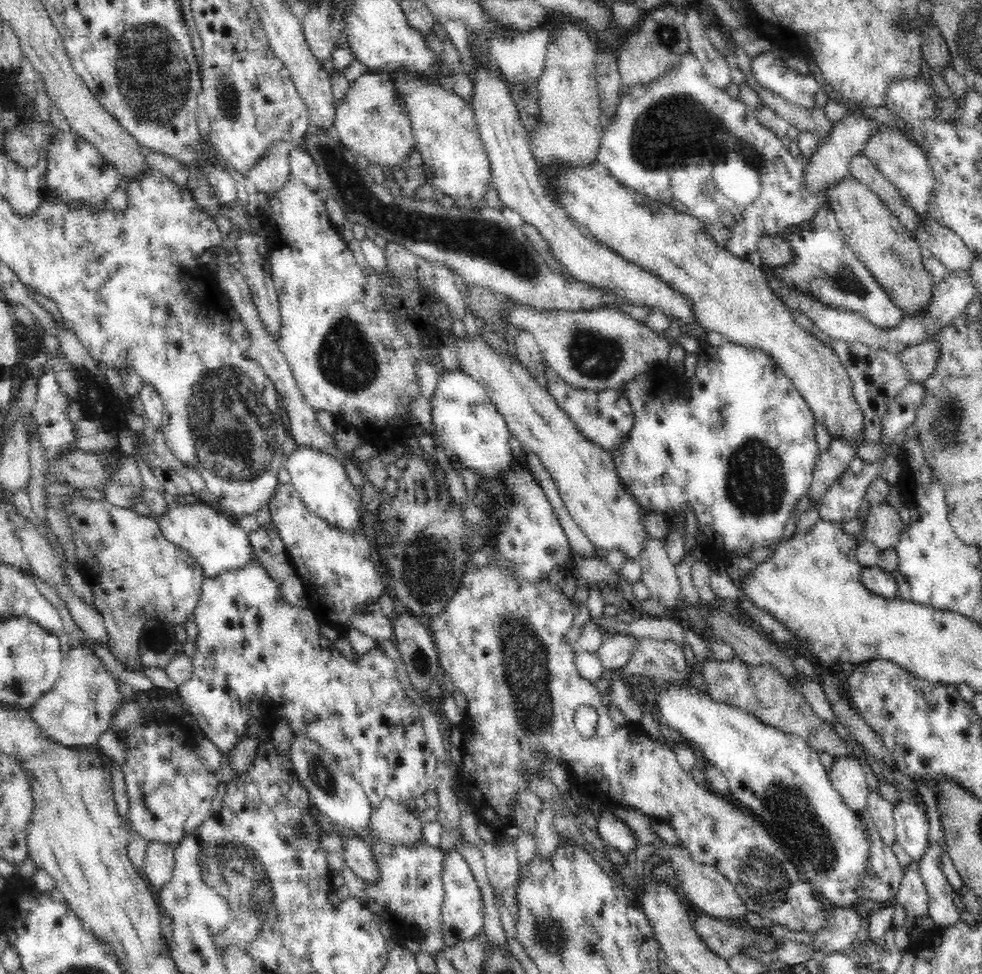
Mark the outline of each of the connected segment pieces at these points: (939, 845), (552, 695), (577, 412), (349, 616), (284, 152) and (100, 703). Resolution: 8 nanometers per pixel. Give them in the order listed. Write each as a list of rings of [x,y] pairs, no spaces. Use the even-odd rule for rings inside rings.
[[[940,836],[918,862],[918,875],[924,882],[929,901],[929,916],[935,925],[950,927],[961,922],[961,911],[955,906],[953,887],[942,872],[942,856],[949,854],[945,836]]]
[[[490,560],[484,566],[470,567],[465,572],[462,582],[458,585],[460,585],[460,590],[454,594],[454,598],[446,604],[446,608],[444,608],[440,614],[431,617],[429,623],[435,645],[437,646],[438,655],[440,655],[440,666],[442,666],[445,673],[450,676],[455,690],[462,692],[467,698],[468,710],[463,722],[460,724],[462,730],[462,764],[459,766],[460,780],[458,782],[459,790],[466,796],[467,803],[479,821],[482,820],[484,824],[488,824],[492,832],[502,832],[502,830],[514,826],[514,824],[516,824],[518,794],[530,788],[528,774],[530,774],[530,776],[538,776],[538,774],[540,774],[542,778],[548,778],[548,772],[544,772],[544,764],[546,764],[546,762],[552,762],[552,764],[558,764],[558,766],[562,766],[562,768],[566,770],[568,776],[571,778],[571,790],[576,795],[591,797],[610,806],[626,806],[632,808],[632,810],[642,812],[646,817],[652,816],[658,824],[662,824],[662,822],[669,824],[674,828],[676,834],[678,834],[679,845],[686,848],[697,862],[714,865],[734,886],[734,889],[741,896],[748,910],[757,912],[760,916],[766,916],[772,922],[784,925],[791,931],[808,931],[815,933],[818,932],[820,928],[828,925],[831,909],[820,901],[820,897],[812,891],[810,884],[801,879],[800,872],[798,872],[796,866],[790,863],[790,860],[786,858],[783,847],[778,846],[774,839],[772,839],[771,834],[761,826],[760,821],[756,817],[744,811],[740,806],[730,804],[719,796],[714,796],[710,788],[706,789],[694,781],[690,773],[682,769],[682,766],[678,763],[676,754],[670,747],[657,742],[647,734],[632,732],[630,728],[619,728],[614,725],[614,722],[608,714],[608,706],[602,704],[602,696],[600,696],[601,692],[598,690],[598,687],[594,686],[593,682],[582,678],[582,675],[576,667],[575,642],[569,642],[569,640],[567,640],[566,634],[568,634],[570,628],[572,628],[572,622],[574,622],[575,607],[572,601],[570,601],[570,598],[566,597],[566,594],[558,592],[558,590],[552,586],[552,582],[550,582],[548,577],[540,577],[539,579],[530,581],[530,579],[524,579],[522,575],[518,575],[518,573],[514,571],[514,567],[510,567],[506,561]],[[580,707],[590,707],[598,713],[596,730],[592,735],[581,735],[580,732],[576,730],[574,716],[576,710]]]
[[[549,366],[547,377],[549,386],[546,390],[554,396],[558,405],[568,413],[570,419],[578,426],[579,432],[592,440],[595,444],[602,445],[606,451],[611,450],[620,442],[624,436],[628,436],[634,426],[634,415],[632,407],[626,400],[626,395],[620,389],[605,389],[602,392],[586,391],[576,389],[564,383]]]
[[[279,483],[269,504],[271,505],[272,526],[280,531],[280,537],[282,537],[282,541],[286,545],[288,556],[310,597],[308,608],[318,617],[320,624],[333,626],[339,630],[352,626],[364,632],[364,634],[368,634],[377,642],[380,639],[391,642],[394,627],[390,618],[380,612],[358,613],[356,611],[356,608],[360,608],[360,606],[376,603],[378,598],[381,598],[386,591],[377,569],[378,562],[375,559],[373,539],[366,537],[366,535],[361,536],[361,534],[353,536],[351,532],[347,534],[347,532],[342,532],[338,528],[332,528],[329,524],[323,522],[319,516],[316,516],[314,512],[311,512],[303,504],[298,492],[295,492],[292,483]]]
[[[278,142],[270,146],[262,161],[245,177],[254,191],[272,194],[282,190],[284,185],[293,180],[291,167],[289,166],[289,154],[292,144]]]
[[[71,647],[63,654],[63,667],[54,688],[40,696],[29,712],[35,726],[51,742],[68,748],[97,744],[99,734],[110,729],[111,714],[124,700],[118,689],[120,682],[108,674],[102,661],[88,649]]]

